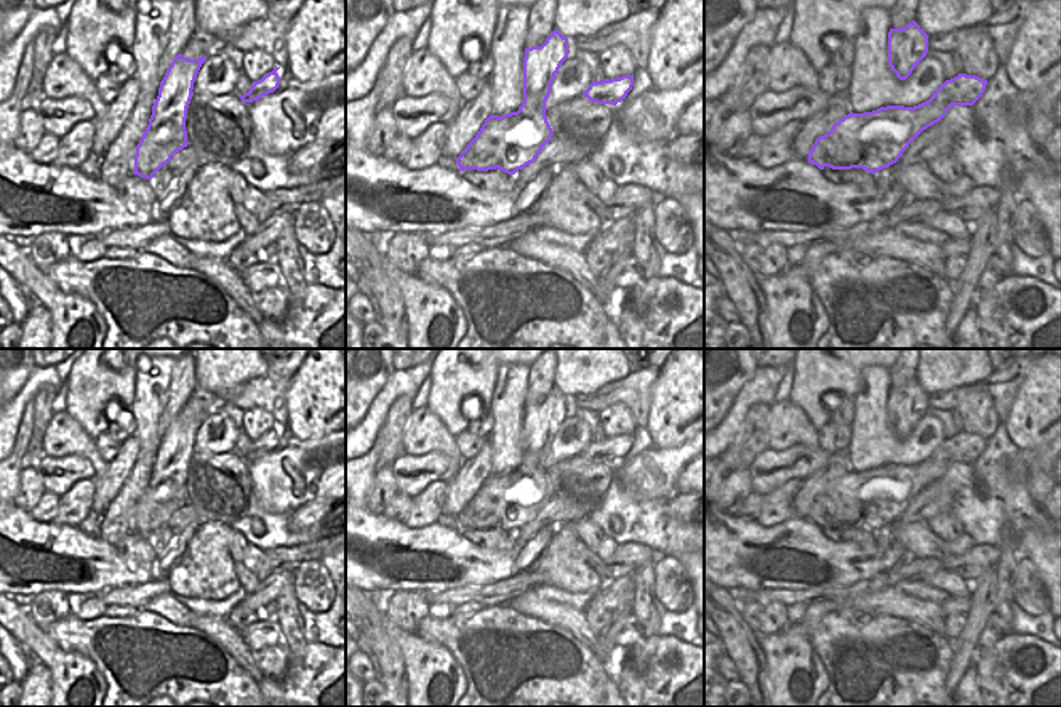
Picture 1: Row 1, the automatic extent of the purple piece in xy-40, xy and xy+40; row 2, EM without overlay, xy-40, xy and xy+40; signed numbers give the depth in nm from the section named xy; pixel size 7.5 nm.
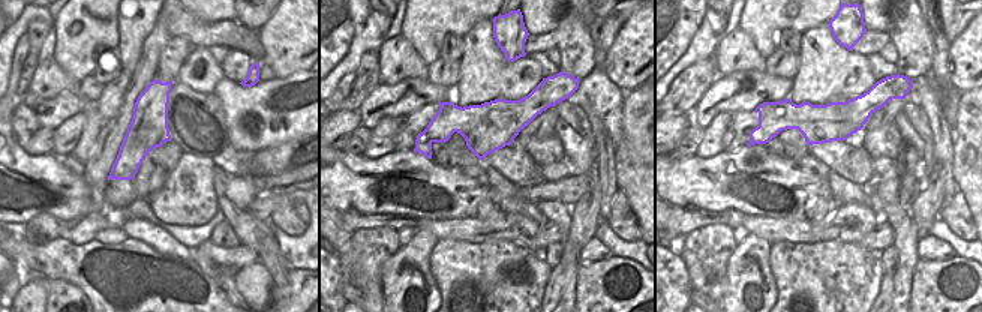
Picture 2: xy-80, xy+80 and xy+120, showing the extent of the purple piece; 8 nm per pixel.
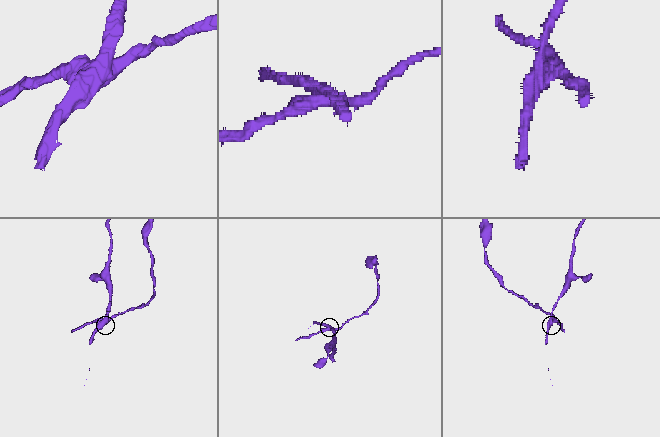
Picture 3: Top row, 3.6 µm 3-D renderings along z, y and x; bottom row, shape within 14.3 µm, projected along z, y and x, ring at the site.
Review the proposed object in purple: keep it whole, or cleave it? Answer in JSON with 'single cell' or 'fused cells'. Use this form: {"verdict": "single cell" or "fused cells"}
{"verdict": "fused cells"}

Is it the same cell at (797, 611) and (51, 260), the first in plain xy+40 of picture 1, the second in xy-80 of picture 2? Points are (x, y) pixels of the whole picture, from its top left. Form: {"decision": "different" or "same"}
{"decision": "different"}

